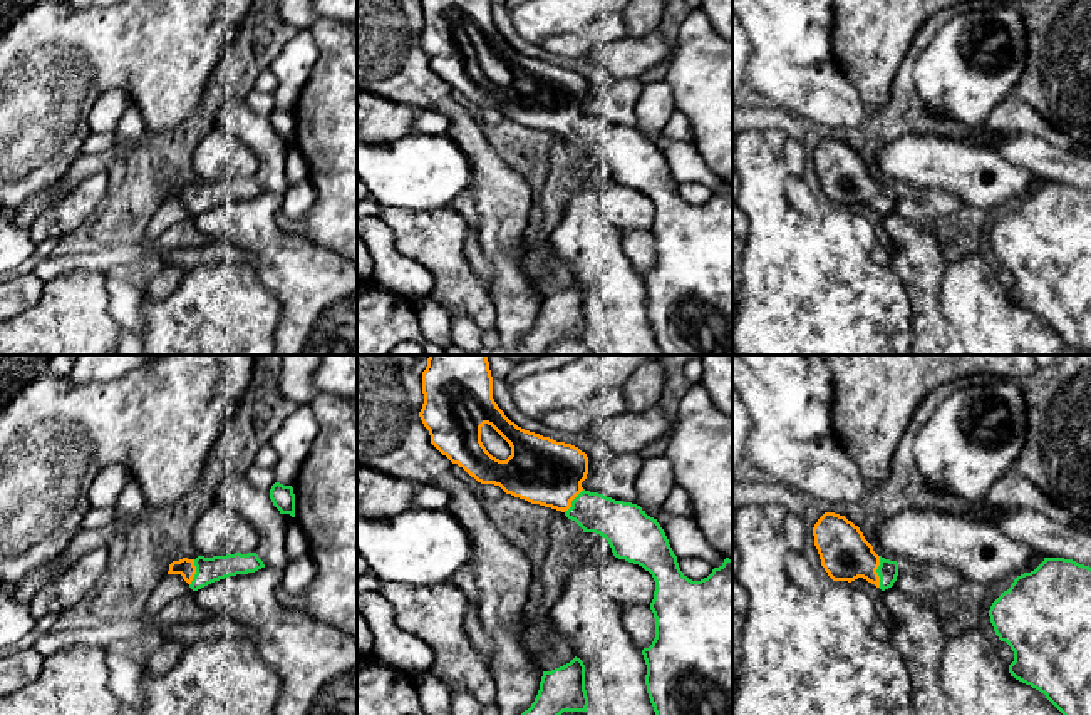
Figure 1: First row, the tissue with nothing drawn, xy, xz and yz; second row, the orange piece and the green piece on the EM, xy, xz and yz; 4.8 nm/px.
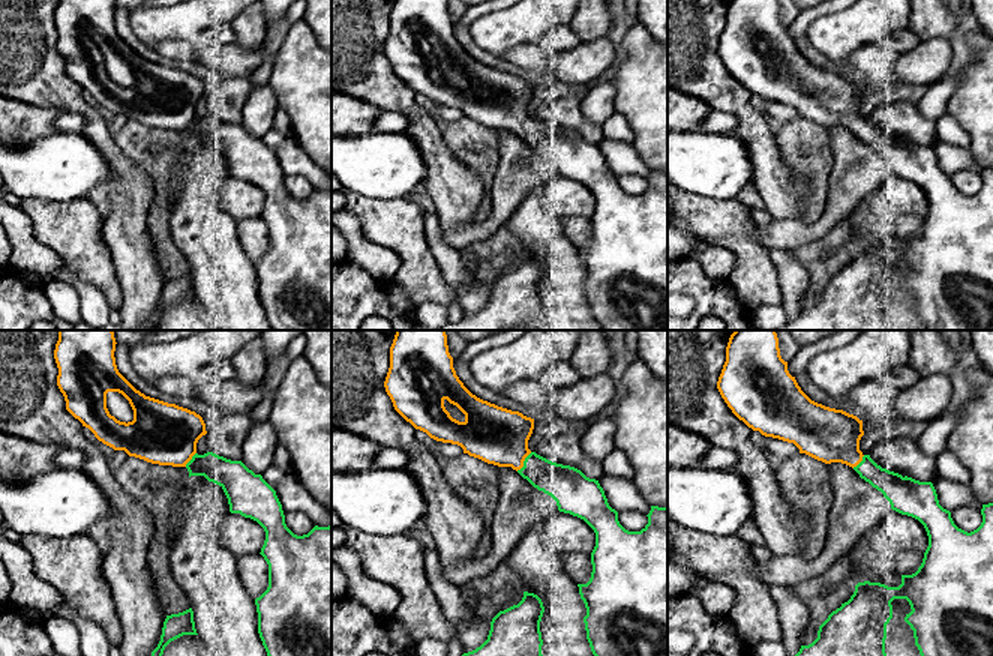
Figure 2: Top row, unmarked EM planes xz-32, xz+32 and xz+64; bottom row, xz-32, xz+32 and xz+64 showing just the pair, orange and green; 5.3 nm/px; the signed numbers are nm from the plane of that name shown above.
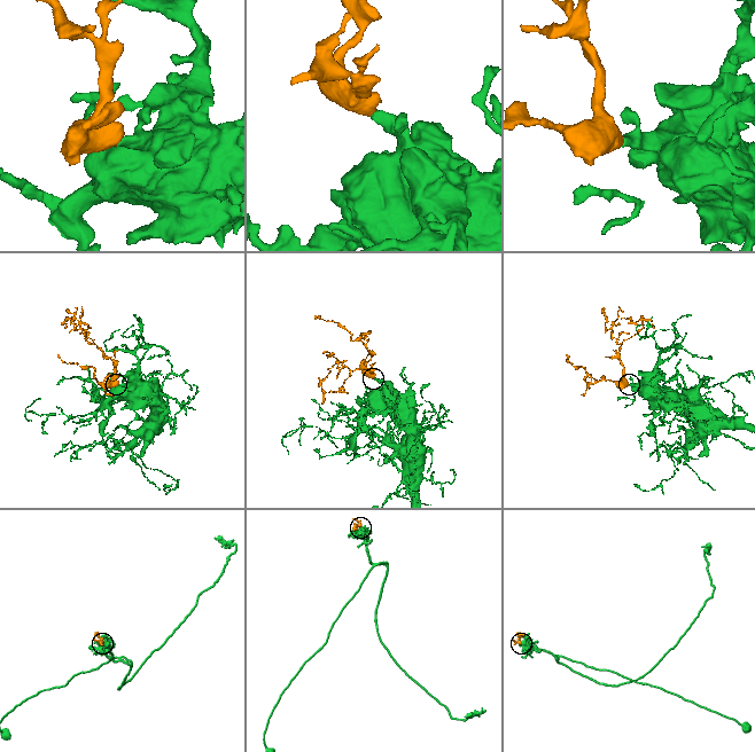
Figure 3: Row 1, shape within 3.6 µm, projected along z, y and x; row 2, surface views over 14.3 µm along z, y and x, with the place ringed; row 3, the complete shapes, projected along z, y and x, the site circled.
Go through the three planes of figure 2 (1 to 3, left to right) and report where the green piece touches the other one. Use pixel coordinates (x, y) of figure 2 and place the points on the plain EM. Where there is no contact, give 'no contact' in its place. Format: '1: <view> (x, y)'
1: xz-32 (191, 122)
2: xz+32 (522, 126)
3: xz+64 (858, 126)

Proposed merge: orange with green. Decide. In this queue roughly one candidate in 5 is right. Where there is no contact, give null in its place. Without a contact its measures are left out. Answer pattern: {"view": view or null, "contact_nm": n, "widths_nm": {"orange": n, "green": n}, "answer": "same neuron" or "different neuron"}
{"view": "yz", "contact_nm": 150, "widths_nm": {"orange": 240, "green": 100}, "answer": "same neuron"}

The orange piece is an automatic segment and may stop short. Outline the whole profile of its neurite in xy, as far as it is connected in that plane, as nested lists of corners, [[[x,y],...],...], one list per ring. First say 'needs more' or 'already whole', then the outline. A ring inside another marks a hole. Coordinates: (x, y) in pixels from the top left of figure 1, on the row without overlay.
needs more; [[[235,177],[213,183],[198,181],[196,184],[183,183],[169,189],[168,199],[181,199],[189,213],[198,216],[215,206],[255,198],[261,193],[265,193],[265,189],[256,177]]]

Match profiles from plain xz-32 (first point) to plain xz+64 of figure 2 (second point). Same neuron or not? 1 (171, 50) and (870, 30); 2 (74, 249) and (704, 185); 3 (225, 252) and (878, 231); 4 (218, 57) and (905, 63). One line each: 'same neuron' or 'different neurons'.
1: different neurons
2: different neurons
3: same neuron
4: same neuron

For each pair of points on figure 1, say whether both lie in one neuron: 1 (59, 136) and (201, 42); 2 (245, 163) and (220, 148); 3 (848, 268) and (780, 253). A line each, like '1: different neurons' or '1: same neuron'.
1: same neuron
2: same neuron
3: same neuron

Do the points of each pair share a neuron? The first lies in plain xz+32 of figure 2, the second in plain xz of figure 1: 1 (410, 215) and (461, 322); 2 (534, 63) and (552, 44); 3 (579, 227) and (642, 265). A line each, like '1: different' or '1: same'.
1: different
2: same
3: same

